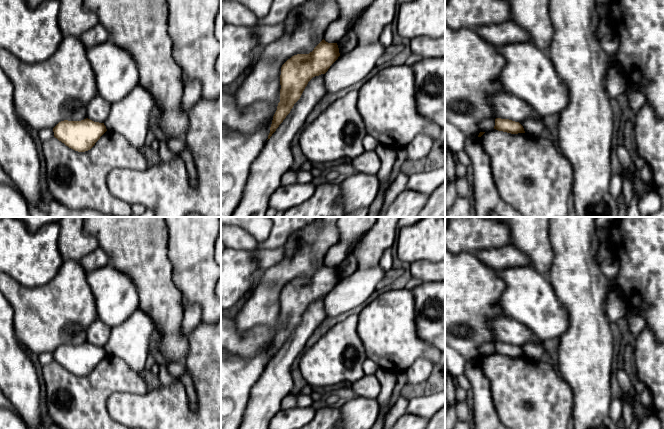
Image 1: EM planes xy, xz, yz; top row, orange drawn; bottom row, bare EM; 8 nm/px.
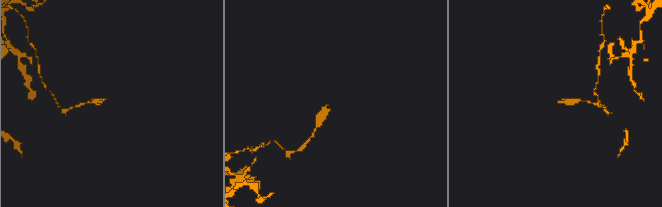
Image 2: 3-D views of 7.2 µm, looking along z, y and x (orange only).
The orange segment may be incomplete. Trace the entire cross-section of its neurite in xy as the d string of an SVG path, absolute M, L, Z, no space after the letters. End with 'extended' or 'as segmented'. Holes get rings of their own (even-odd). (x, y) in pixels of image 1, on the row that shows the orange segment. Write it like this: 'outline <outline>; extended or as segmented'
outline M88 118L81 121L64 120L53 128L55 138L78 152L90 150L106 131L104 123Z; as segmented

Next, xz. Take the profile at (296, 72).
outline M323 39L309 54L294 55L282 65L280 102L273 116L268 139L300 99L308 82L315 76L325 74L339 56L337 43L328 43Z; as segmented

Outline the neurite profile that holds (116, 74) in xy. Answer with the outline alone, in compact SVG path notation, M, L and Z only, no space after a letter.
M112 41L87 49L87 58L95 74L97 95L110 104L122 100L138 85L135 59Z

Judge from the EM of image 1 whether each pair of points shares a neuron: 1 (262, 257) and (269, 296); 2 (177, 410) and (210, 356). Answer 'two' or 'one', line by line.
1: two
2: one

